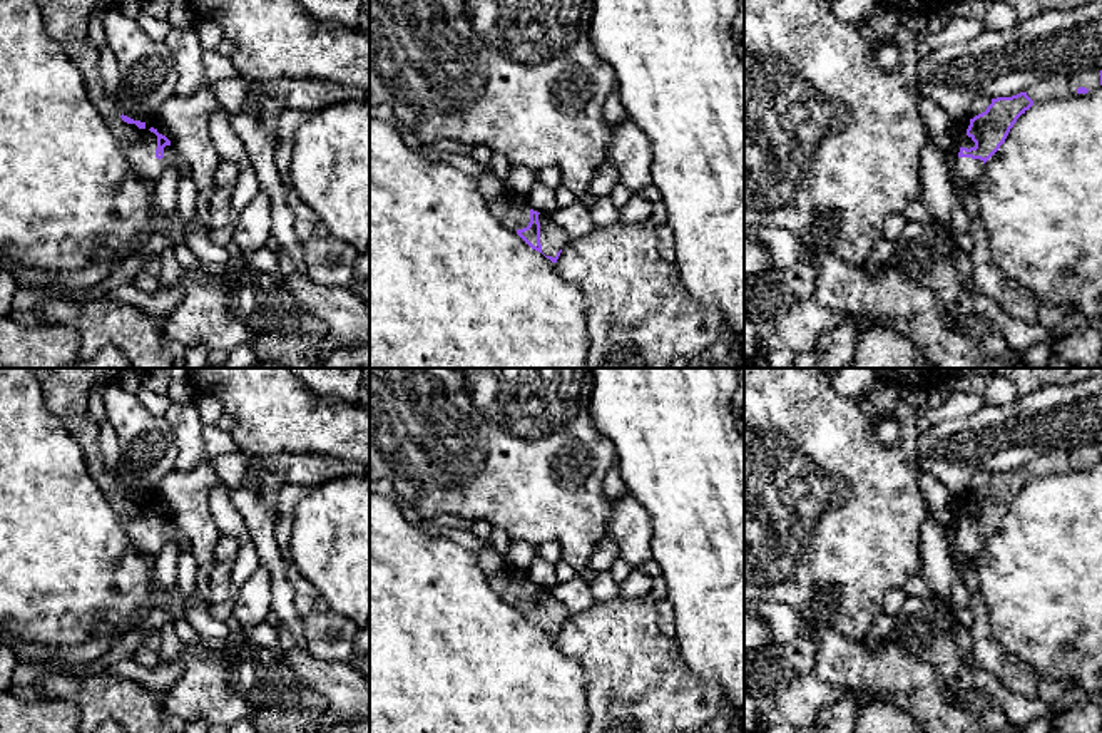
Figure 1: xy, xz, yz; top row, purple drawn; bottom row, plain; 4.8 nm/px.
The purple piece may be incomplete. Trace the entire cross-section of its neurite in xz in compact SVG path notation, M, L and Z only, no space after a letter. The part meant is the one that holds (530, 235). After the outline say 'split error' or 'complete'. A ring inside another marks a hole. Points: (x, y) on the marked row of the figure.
M507 194L487 201L487 204L505 226L552 263L557 263L562 249L572 241L565 231L555 226L550 214L530 209L520 196Z | split error

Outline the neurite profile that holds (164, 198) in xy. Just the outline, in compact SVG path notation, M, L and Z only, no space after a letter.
M167 167L164 174L156 181L152 196L152 211L159 216L174 216L177 202L177 174Z

